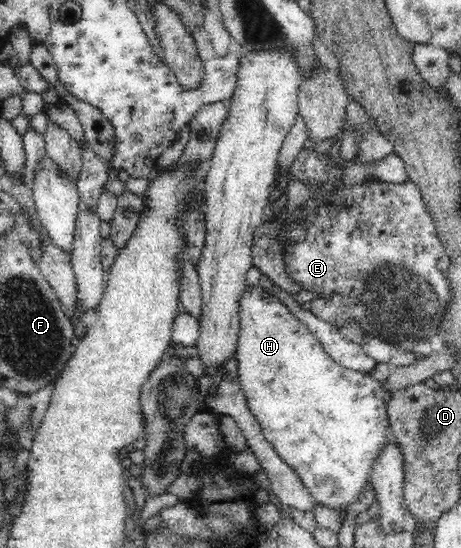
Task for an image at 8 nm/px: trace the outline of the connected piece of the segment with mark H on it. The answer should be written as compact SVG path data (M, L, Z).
M246 285L239 298L239 330L234 361L239 387L249 410L258 418L265 439L302 479L314 501L339 513L361 498L364 487L370 484L372 463L391 438L381 382L370 373L340 366L324 351L316 334L260 285Z

